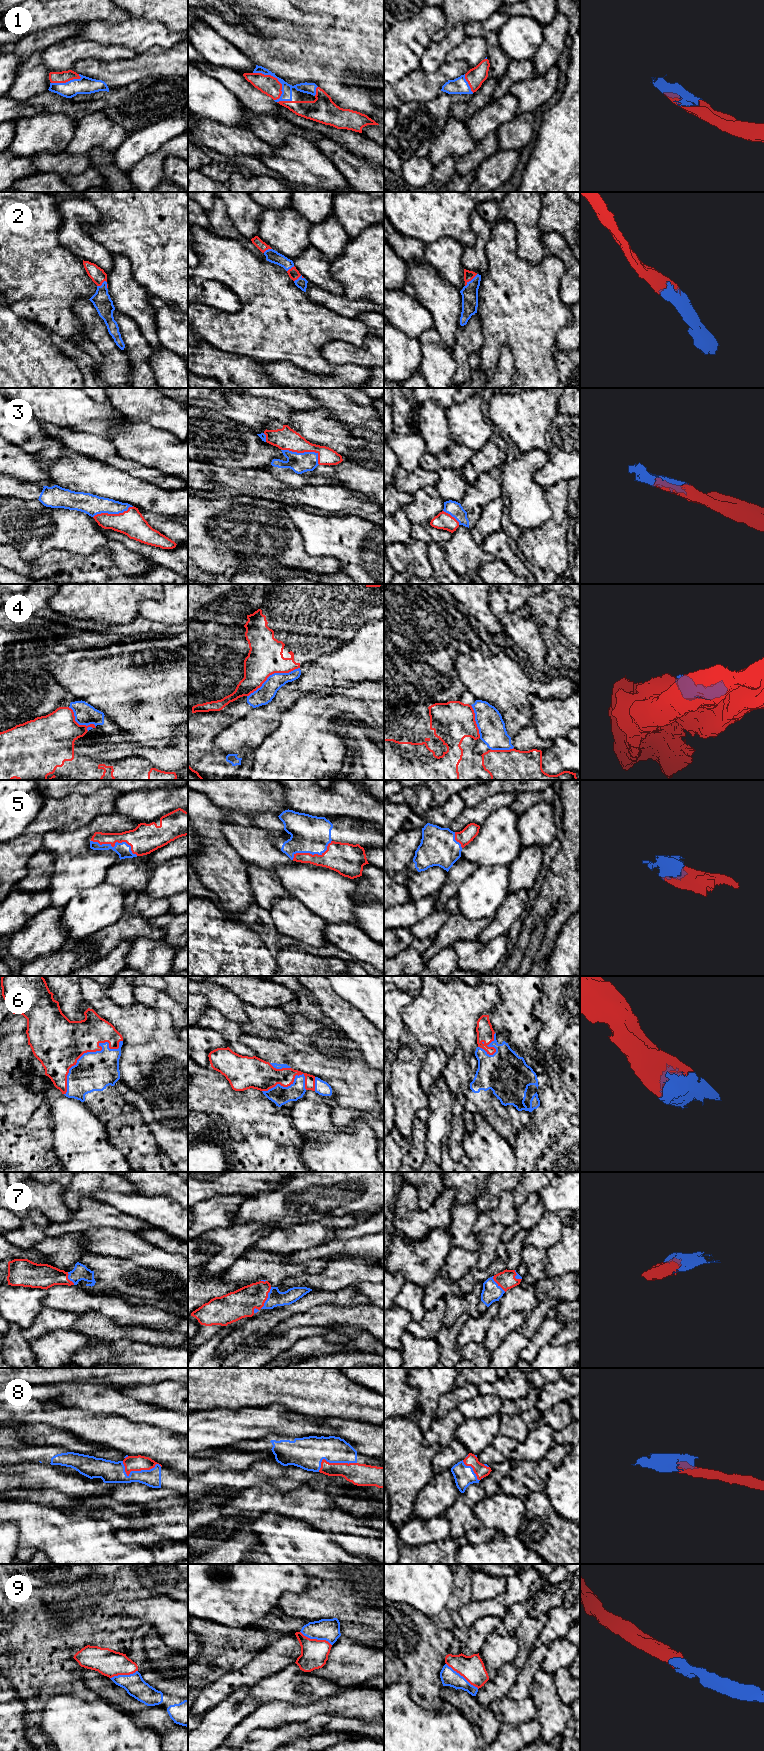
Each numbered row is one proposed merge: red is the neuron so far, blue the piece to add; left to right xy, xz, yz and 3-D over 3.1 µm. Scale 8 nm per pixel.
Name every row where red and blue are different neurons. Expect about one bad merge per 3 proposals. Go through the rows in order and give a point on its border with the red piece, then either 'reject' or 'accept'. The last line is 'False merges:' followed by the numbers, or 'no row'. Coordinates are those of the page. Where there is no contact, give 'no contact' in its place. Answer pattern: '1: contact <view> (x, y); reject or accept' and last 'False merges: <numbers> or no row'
1: contact xz (281, 84); accept
2: contact yz (470, 280); accept
3: contact xz (304, 451); accept
4: contact xz (272, 673); reject
5: contact xy (116, 841); accept
6: contact xy (89, 1051); accept
7: contact xz (267, 1297); accept
8: contact xy (138, 1470); accept
9: contact yz (462, 1675); accept
False merges: 4

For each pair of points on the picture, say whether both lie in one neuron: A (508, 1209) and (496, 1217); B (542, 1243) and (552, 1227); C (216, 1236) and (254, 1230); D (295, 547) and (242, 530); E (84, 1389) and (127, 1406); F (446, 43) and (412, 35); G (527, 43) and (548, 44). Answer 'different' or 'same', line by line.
A: same
B: same
C: same
D: same
E: same
F: different
G: different

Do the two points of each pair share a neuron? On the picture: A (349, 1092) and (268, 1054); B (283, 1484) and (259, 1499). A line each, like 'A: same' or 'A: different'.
A: different
B: different

